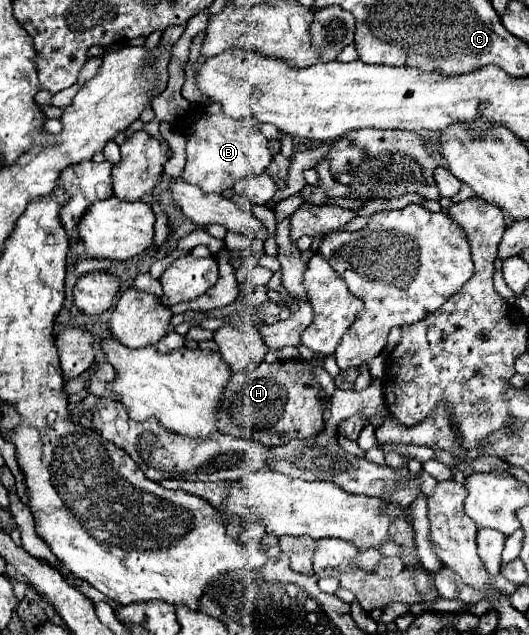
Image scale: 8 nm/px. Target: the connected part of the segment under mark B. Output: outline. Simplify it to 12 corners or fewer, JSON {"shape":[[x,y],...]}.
{"shape":[[218,103],[183,131],[188,183],[232,189],[272,153],[254,119]]}

